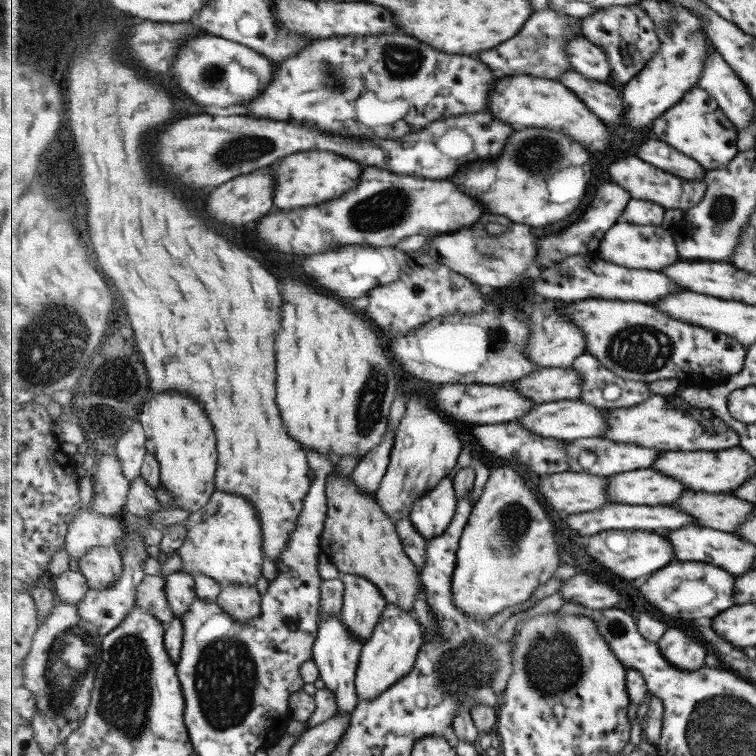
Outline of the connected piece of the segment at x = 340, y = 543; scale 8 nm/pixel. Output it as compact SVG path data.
M335 469L329 475L326 493L328 494L329 510L324 524L322 542L330 563L339 570L340 574L353 574L367 578L373 582L373 585L379 587L388 604L401 607L403 611L413 612L416 608L419 591L421 591L421 570L417 569L416 564L404 550L404 543L397 534L395 522L388 514L385 514L380 502L376 499L376 495L366 494L354 483L350 475L345 479L337 477Z

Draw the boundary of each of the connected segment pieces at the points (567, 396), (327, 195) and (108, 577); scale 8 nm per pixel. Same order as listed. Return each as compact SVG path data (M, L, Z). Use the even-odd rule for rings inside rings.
M574 367L541 368L511 385L537 404L575 400L582 393L582 378Z
M321 150L291 154L289 158L281 158L281 162L277 162L275 166L277 166L275 168L275 178L277 178L275 204L287 210L299 208L299 206L315 206L315 204L339 198L359 184L359 178L363 172L359 162L353 162L333 152L321 152Z
M94 547L79 564L90 589L109 589L123 575L122 550L117 547Z

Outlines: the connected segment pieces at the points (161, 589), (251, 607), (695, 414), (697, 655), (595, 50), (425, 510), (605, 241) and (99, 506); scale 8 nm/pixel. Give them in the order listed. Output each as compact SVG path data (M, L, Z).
M146 576L141 582L136 596L136 606L155 616L163 625L165 631L175 621L175 613L167 599L167 580L163 576Z
M229 585L220 589L218 605L239 623L249 623L261 615L262 595L251 586Z
M653 393L641 404L608 409L608 425L602 437L663 451L719 451L740 446L740 434L732 426L709 409L696 407L677 394Z
M667 630L659 645L664 657L681 670L699 670L705 666L707 648L685 630Z
M585 36L571 37L566 50L572 60L573 69L583 74L585 78L603 83L607 82L607 78L612 78L612 67L608 54Z
M445 478L413 505L410 519L416 531L426 540L441 536L455 518L458 501L454 479Z
M627 222L615 224L600 242L601 254L605 260L615 262L619 266L639 268L639 270L661 270L679 260L675 238L671 234L673 232L661 228L661 225L641 226Z
M116 454L95 458L99 463L92 470L95 488L91 508L99 514L121 518L119 514L127 504L132 483L123 474L122 462Z

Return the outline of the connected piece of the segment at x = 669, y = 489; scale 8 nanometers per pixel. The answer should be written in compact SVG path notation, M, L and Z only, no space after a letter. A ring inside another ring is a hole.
M654 468L619 473L609 482L609 496L619 504L671 505L685 494L685 486Z

